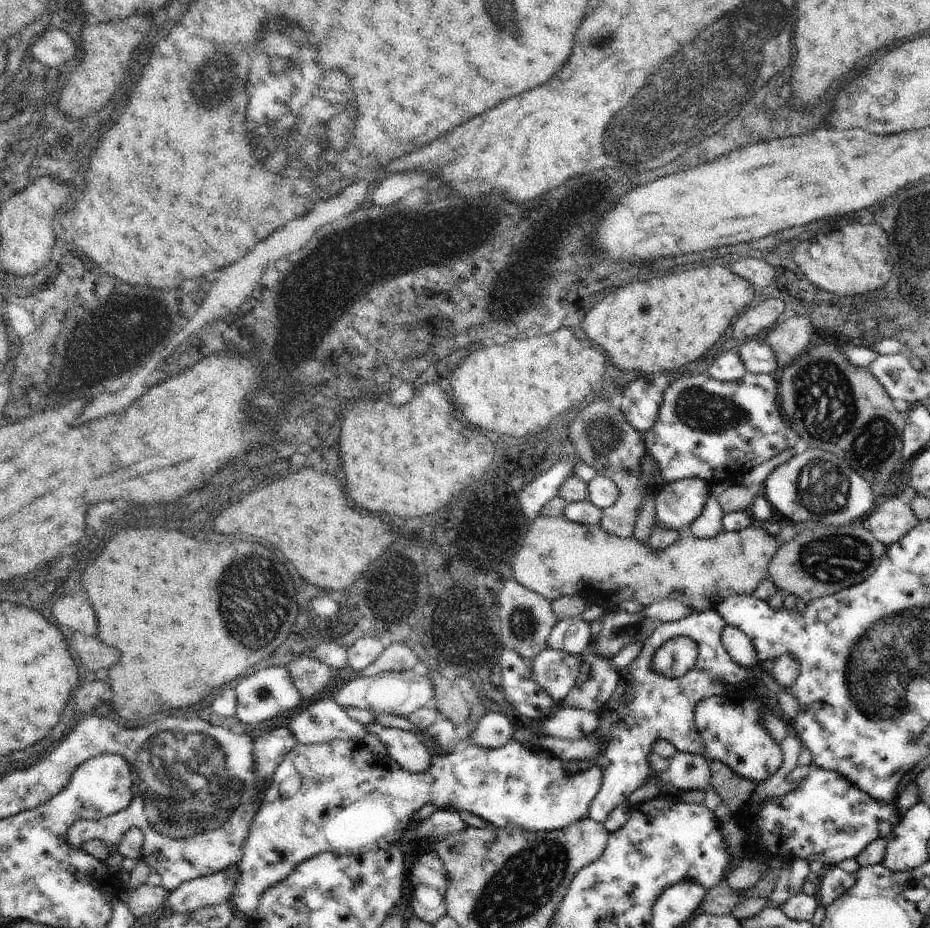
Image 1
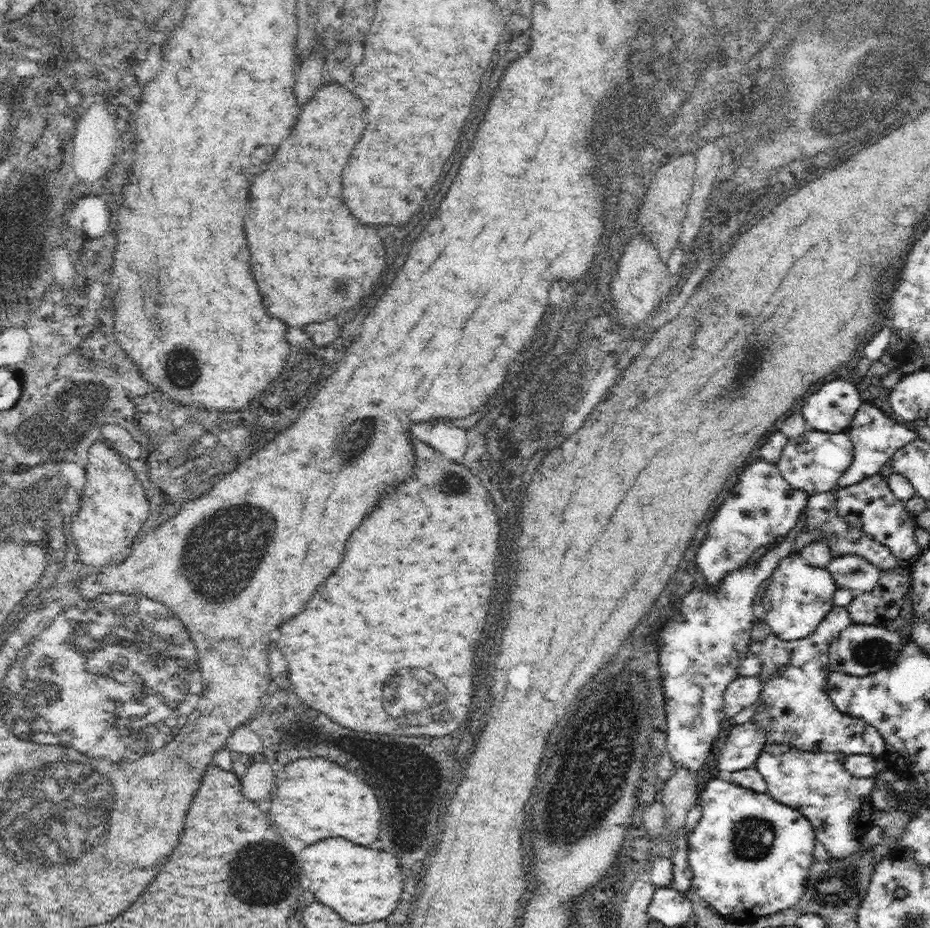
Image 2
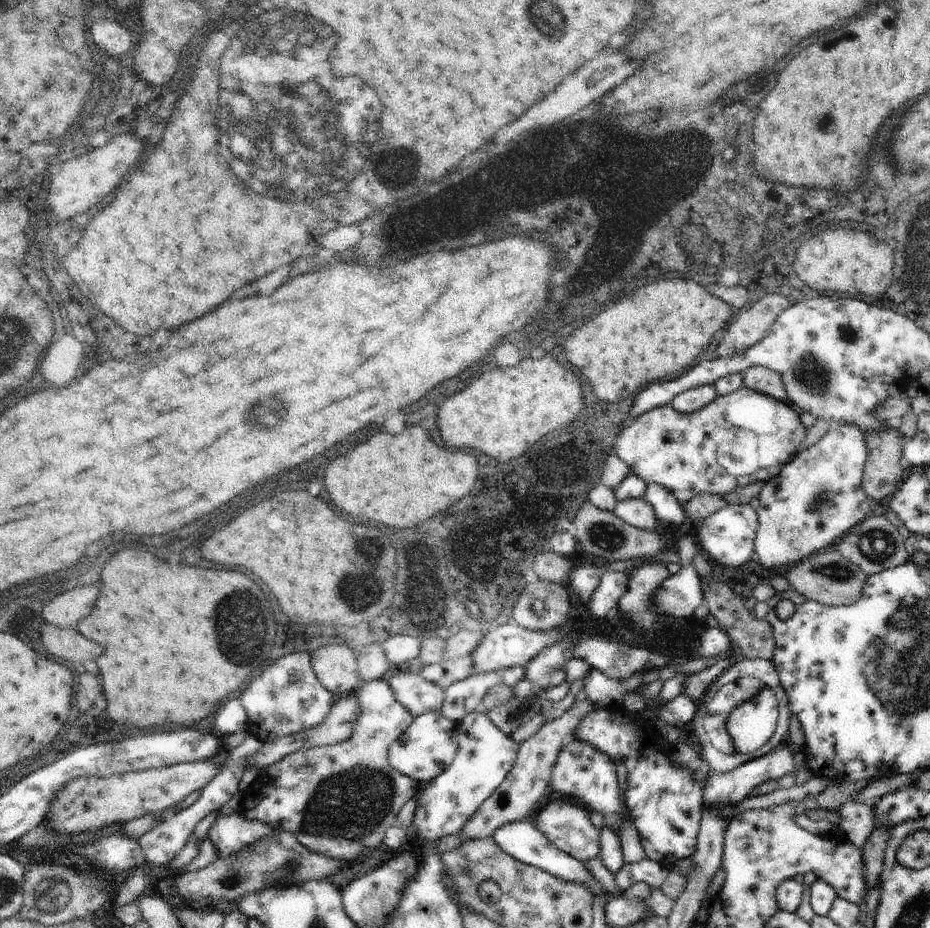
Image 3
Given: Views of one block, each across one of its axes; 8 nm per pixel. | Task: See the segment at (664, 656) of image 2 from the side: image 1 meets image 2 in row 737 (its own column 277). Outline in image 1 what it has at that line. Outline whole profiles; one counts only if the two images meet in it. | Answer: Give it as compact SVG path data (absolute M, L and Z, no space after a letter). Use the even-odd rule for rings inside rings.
M265 668L265 670L259 670L253 676L237 680L233 684L233 690L237 692L235 718L239 718L243 724L261 724L265 720L281 716L283 712L289 712L291 708L295 708L301 702L301 694L293 686L293 680L289 678L287 668Z

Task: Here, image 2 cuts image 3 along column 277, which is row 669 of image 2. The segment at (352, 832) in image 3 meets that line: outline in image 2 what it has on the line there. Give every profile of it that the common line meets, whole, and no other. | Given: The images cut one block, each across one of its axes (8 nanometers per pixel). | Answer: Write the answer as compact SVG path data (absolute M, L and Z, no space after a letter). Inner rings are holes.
M834 606L820 622L818 630L808 638L784 642L770 632L762 642L752 642L750 652L762 662L762 670L758 674L762 682L760 708L752 716L752 722L766 734L764 748L772 744L786 744L802 752L838 752L844 756L872 754L876 758L886 752L886 740L872 724L840 712L828 696L830 644L848 626L852 626L848 606Z

